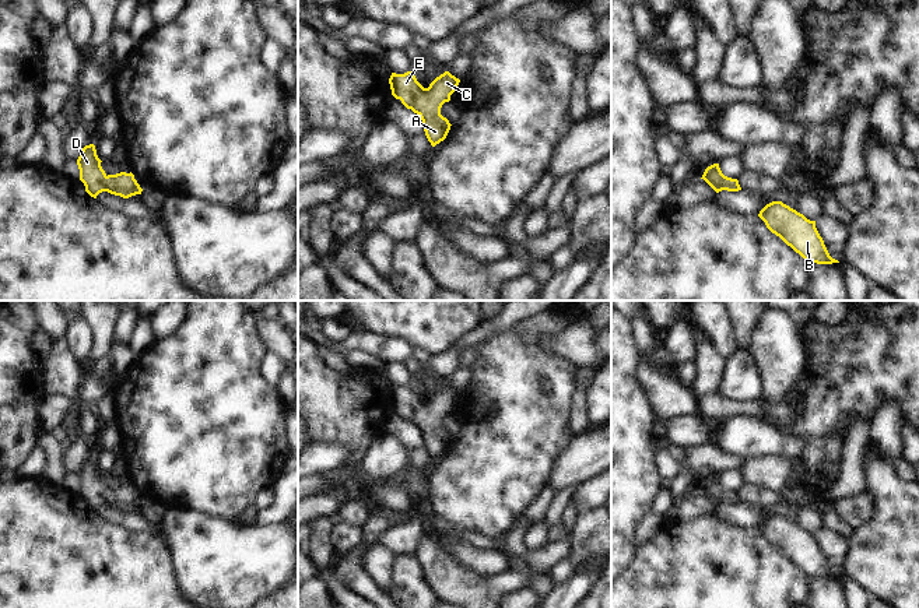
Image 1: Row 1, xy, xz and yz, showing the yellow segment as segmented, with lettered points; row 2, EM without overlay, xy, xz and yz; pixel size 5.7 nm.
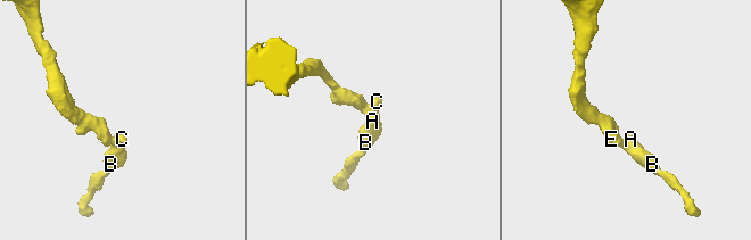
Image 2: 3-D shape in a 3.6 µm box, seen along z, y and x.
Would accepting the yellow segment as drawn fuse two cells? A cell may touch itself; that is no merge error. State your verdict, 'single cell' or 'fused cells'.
single cell

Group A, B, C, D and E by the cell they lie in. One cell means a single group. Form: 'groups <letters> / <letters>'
groups A B C D E

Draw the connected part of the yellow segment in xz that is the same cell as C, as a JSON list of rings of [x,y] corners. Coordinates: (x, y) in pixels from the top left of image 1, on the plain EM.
[[[445,384],[436,390],[428,401],[424,401],[413,387],[392,386],[389,391],[392,408],[417,426],[424,439],[425,449],[432,460],[443,454],[450,443],[450,436],[441,428],[441,421],[450,414],[460,393]]]

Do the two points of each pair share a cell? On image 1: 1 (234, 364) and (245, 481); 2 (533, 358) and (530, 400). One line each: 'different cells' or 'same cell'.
1: same cell
2: same cell

